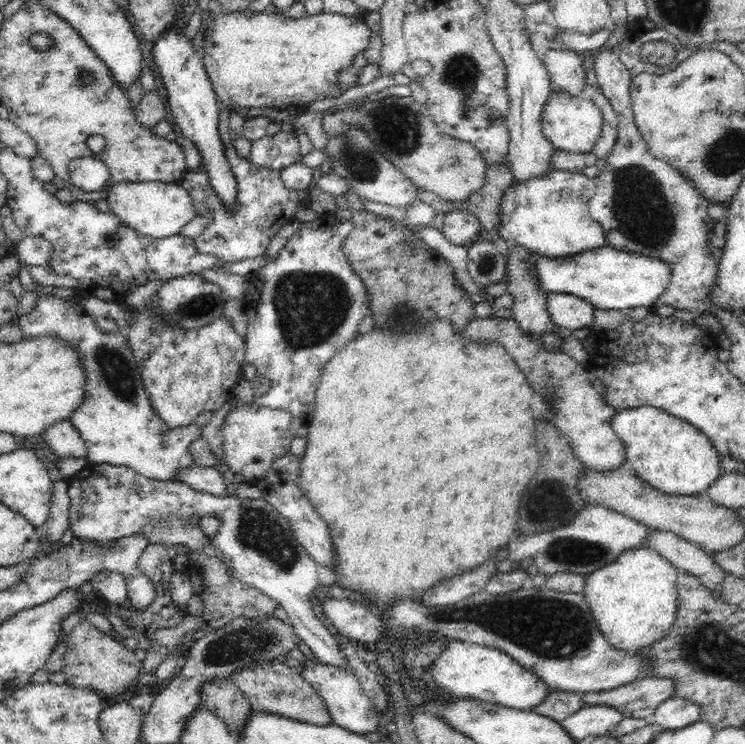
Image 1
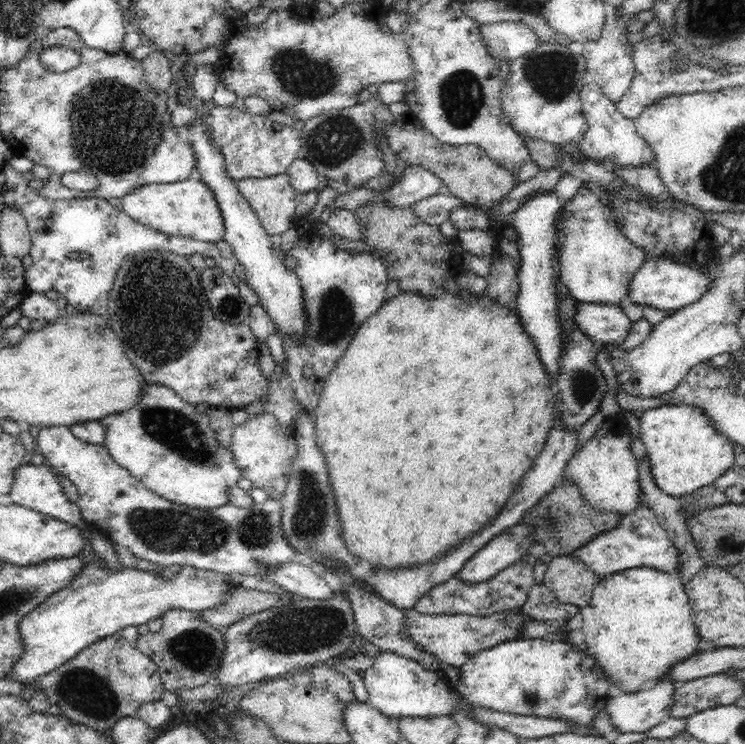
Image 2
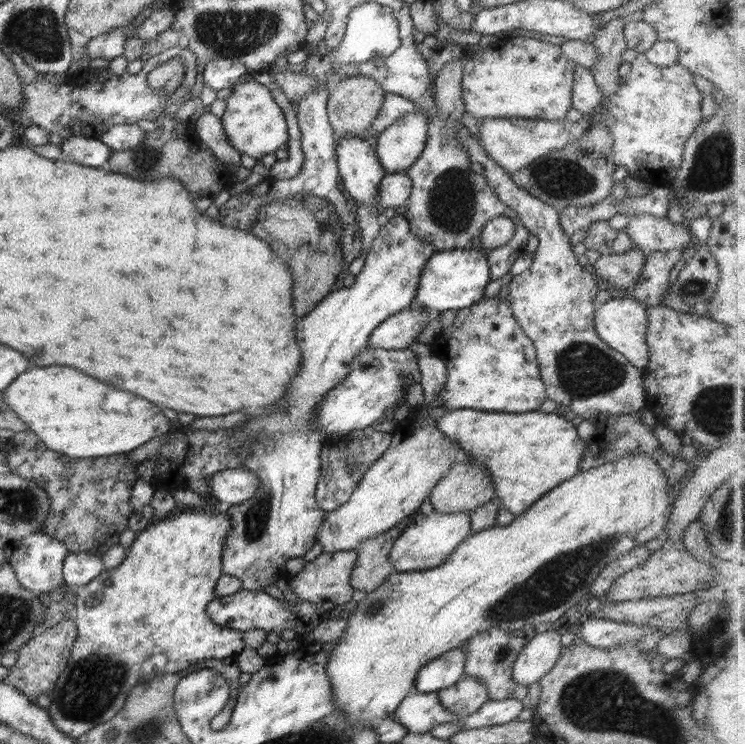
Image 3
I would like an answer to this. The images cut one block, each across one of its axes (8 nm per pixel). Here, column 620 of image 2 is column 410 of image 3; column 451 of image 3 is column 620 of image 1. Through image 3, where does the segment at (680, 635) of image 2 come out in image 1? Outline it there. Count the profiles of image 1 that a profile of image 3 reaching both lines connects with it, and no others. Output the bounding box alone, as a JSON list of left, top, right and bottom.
[582,546,678,654]

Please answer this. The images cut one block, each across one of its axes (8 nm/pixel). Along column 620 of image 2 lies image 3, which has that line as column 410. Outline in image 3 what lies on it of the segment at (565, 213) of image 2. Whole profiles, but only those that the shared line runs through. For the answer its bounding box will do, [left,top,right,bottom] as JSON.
[222,214,436,591]

